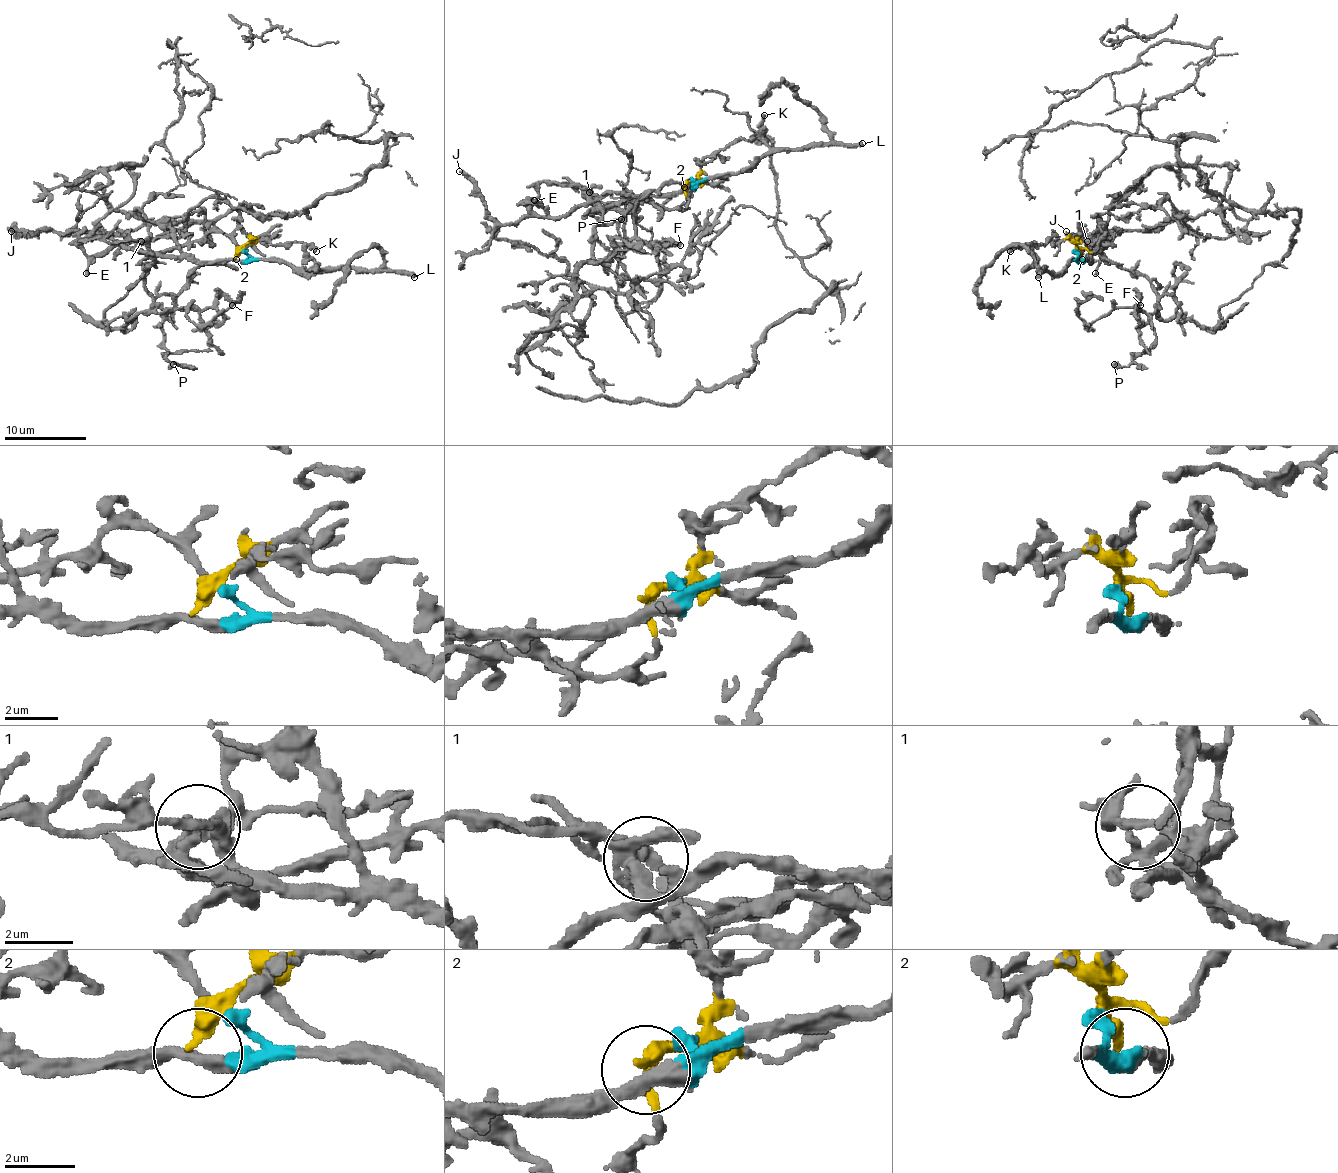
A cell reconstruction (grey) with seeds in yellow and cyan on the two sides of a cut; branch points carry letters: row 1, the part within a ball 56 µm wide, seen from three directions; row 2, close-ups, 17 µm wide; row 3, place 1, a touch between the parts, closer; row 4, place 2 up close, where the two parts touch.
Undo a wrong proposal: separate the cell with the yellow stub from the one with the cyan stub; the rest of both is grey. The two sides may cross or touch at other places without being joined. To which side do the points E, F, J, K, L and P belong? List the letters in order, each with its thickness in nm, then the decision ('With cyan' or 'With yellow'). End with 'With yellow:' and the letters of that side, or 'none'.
E: Thickness 200 nm. With yellow
F: Thickness 280 nm. With yellow
J: Thickness 360 nm. With cyan
K: Thickness 320 nm. With cyan
L: Thickness 400 nm. With cyan
P: Thickness 440 nm. With yellow
With yellow: E, F, P

